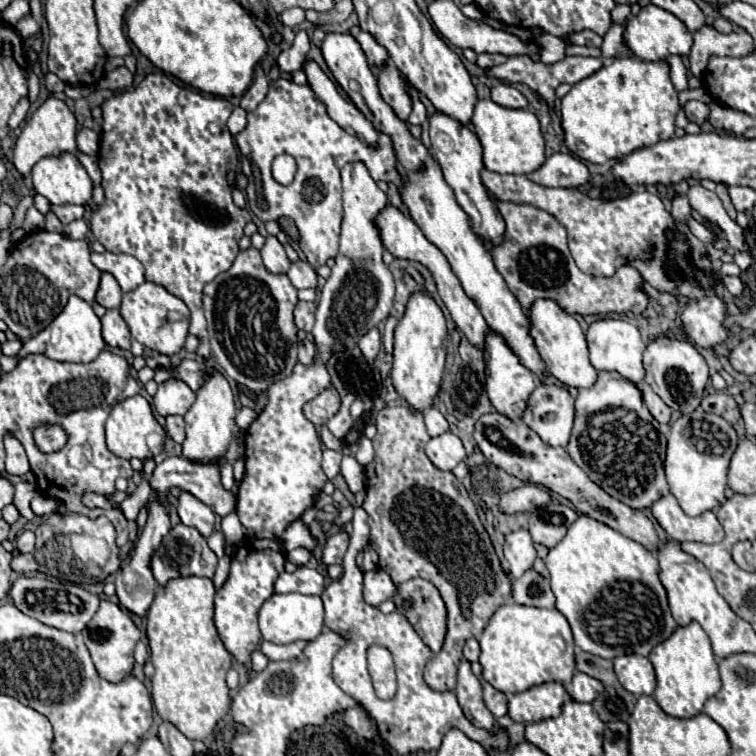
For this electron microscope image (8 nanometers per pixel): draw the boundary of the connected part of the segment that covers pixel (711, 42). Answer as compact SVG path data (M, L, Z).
M703 24L693 34L693 40L695 40L695 44L693 44L691 54L689 54L689 70L697 78L703 76L711 56L745 56L745 54L755 52L753 40L749 38L747 32L719 34L709 24Z

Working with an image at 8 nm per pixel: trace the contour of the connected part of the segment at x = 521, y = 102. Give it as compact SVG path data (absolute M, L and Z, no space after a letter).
M495 84L491 88L491 100L503 108L527 108L525 96L511 84Z

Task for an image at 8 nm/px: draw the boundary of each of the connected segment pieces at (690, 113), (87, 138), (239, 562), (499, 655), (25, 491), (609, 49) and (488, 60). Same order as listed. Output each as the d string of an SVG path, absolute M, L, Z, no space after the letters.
M689 100L685 104L685 114L691 122L701 126L709 118L709 106L705 102L699 102L699 100Z
M81 128L77 132L77 148L79 152L83 154L97 154L99 152L99 134L95 130L89 130L89 128Z
M253 538L245 544L237 546L231 558L231 572L225 584L215 594L215 628L225 646L225 650L247 668L247 676L255 678L257 672L251 668L251 652L261 642L261 632L257 626L257 614L261 604L273 594L273 584L279 573L284 571L285 550L281 548L279 540L267 538Z
M505 604L489 620L479 644L483 678L505 694L525 692L545 682L567 684L575 674L573 634L569 630L569 622L559 610Z
M19 482L19 484L15 486L15 498L13 498L13 504L19 508L21 516L25 516L27 520L33 520L33 518L35 518L33 510L29 508L29 502L31 502L31 498L37 496L37 494L39 494L39 488L37 488L35 484Z
M623 24L611 26L611 30L603 38L601 52L603 52L603 58L611 58L611 56L617 56L617 54L629 54L627 48L623 46Z
M483 52L483 54L477 54L477 66L481 68L489 68L489 66L497 66L505 62L505 56L503 54L489 54L489 52Z

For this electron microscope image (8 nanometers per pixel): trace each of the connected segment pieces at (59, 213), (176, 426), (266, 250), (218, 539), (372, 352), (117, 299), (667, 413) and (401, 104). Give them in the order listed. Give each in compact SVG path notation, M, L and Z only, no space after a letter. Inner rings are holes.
M51 204L51 212L53 212L63 224L69 224L71 220L83 218L85 208L83 208L83 206L77 206L77 204L63 204L63 206L55 206L55 204Z
M167 416L165 420L167 420L167 424L165 424L167 434L169 434L175 442L181 444L181 442L185 440L185 422L183 422L183 418L181 418L181 416Z
M267 236L265 246L261 248L261 256L263 256L263 264L271 274L287 274L291 260L287 258L283 246L279 244L279 240L275 236Z
M215 530L215 534L213 534L207 542L209 542L209 548L217 554L217 558L221 558L223 554L227 554L227 552L229 552L229 550L225 548L225 538L223 538L221 530Z
M377 328L369 330L369 332L361 338L359 348L361 348L361 352L363 352L363 356L365 356L367 362L375 360L375 356L377 356L379 350L381 350L381 334L379 334L379 330L377 330Z
M103 272L95 300L105 308L119 308L121 306L121 296L123 296L123 292L121 292L117 280L113 278L113 274Z
M645 382L639 384L639 390L641 390L643 400L645 400L649 412L653 414L653 418L655 418L659 424L667 424L669 418L671 418L671 408L669 408L669 406L651 390L649 384L645 384Z
M385 64L379 74L377 74L377 80L379 80L379 90L381 90L381 98L393 108L395 116L399 120L407 120L409 114L411 114L411 98L401 82L401 72L389 64Z

